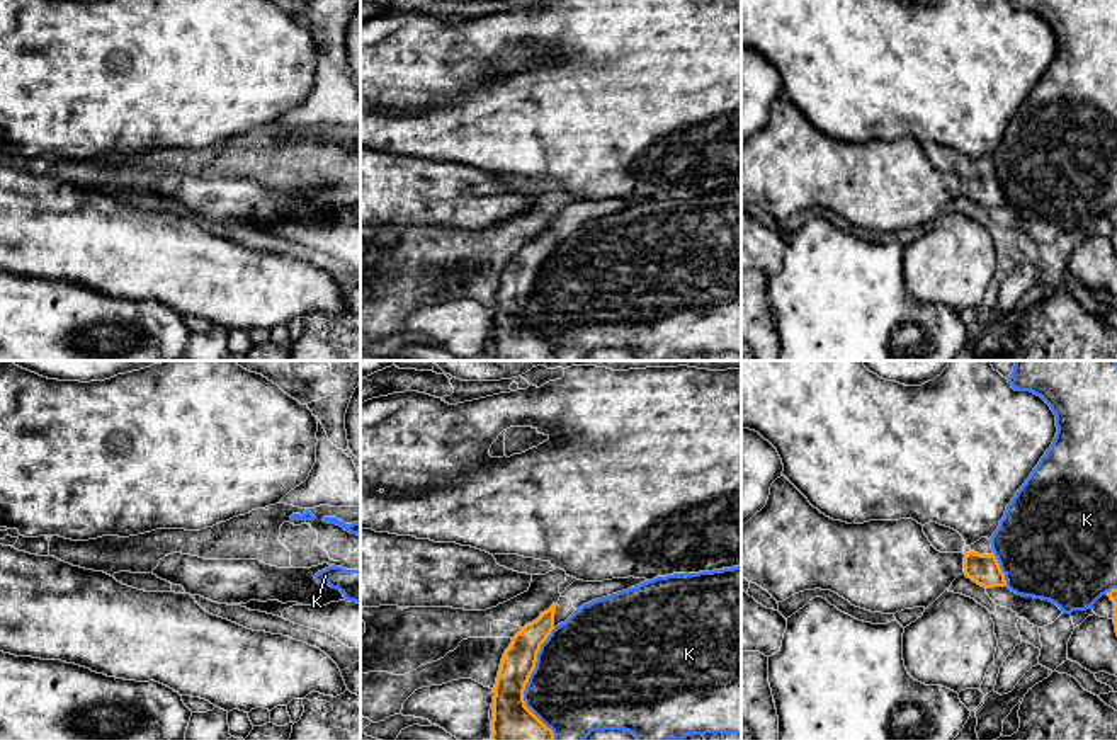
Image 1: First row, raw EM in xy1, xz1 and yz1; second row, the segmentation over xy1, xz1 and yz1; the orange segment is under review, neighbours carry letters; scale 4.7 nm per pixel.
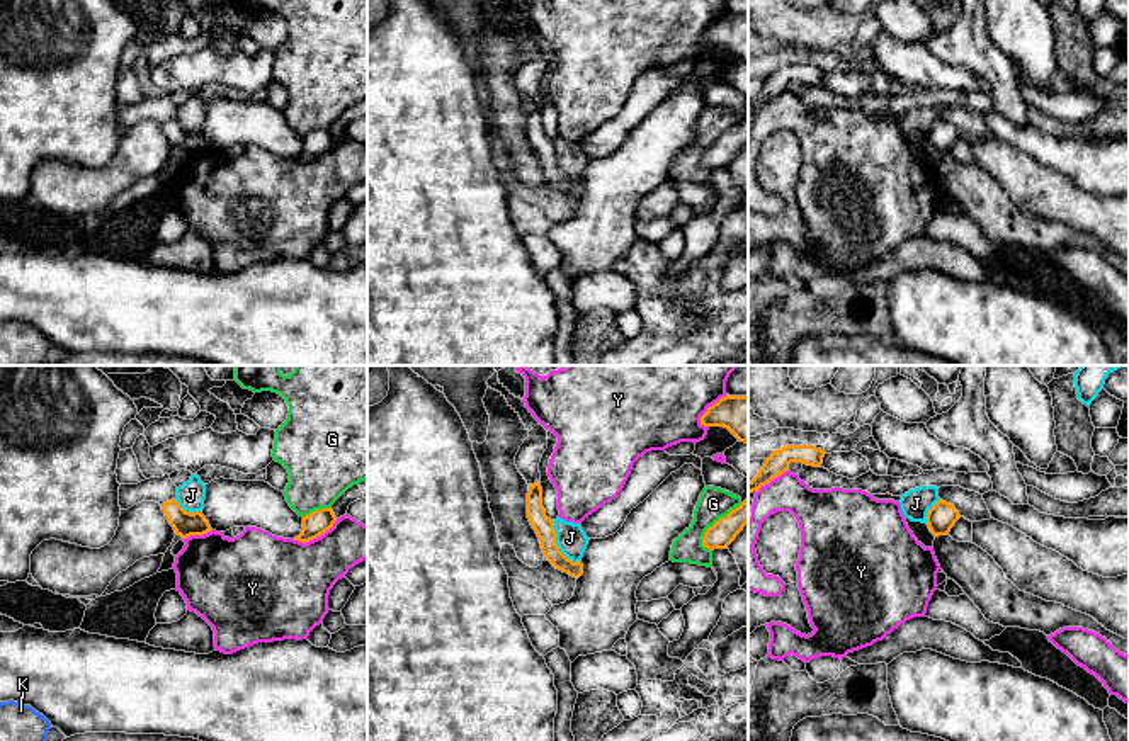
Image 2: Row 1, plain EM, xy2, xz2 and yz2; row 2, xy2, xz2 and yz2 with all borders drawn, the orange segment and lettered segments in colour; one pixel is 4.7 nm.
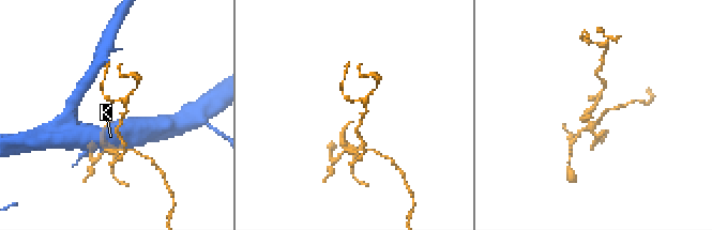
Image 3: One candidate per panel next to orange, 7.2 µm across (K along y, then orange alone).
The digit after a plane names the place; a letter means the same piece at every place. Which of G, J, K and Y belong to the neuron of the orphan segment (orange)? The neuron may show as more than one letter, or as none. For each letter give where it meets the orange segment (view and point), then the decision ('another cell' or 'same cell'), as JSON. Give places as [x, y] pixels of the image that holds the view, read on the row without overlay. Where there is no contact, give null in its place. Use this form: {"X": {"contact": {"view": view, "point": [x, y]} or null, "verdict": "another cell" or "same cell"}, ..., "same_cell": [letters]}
{"G": {"contact": {"view": "xz2", "point": [716, 141]}, "verdict": "another cell"}, "J": {"contact": {"view": "xz2", "point": [556, 165]}, "verdict": "another cell"}, "K": {"contact": {"view": "xz1", "point": [526, 303]}, "verdict": "another cell"}, "Y": {"contact": {"view": "xy2", "point": [315, 157]}, "verdict": "another cell"}, "same_cell": []}

